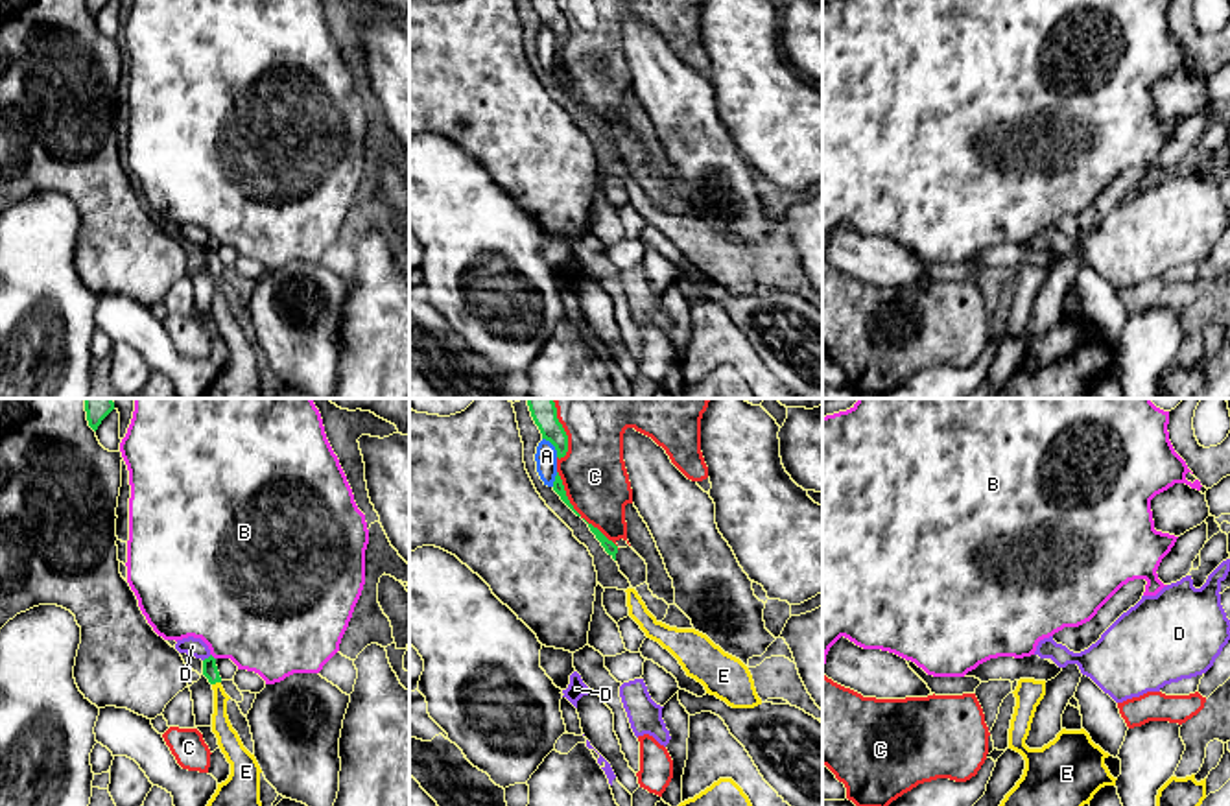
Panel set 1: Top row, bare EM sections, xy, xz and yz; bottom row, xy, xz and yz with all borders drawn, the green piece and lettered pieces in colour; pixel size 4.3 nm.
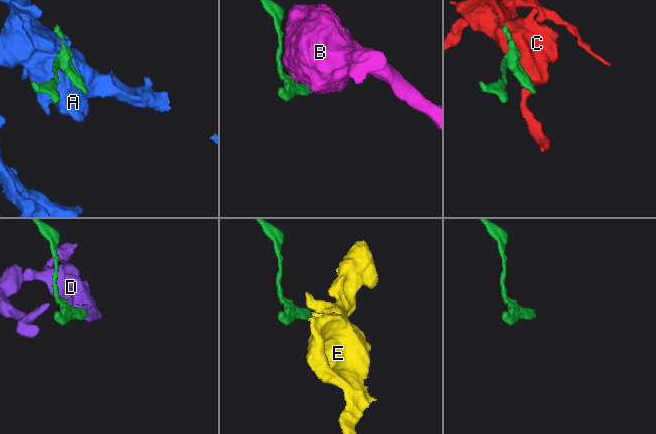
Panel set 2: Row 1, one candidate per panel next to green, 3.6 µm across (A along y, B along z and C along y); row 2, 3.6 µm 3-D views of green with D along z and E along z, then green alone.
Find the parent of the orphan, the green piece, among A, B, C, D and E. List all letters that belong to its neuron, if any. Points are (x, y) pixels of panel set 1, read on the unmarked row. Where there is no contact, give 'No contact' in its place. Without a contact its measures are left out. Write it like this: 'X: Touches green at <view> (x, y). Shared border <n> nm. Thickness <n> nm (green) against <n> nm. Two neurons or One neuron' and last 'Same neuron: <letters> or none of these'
A: Touches green at xz (554, 32). Shared border 110 nm. Thickness 100 nm (green) against 100 nm. Two neurons
B: Touches green at xy (212, 244). Shared border 40 nm. Thickness 70 nm (green) against 460 nm. Two neurons
C: Touches green at xz (576, 98). Shared border 440 nm. Thickness 50 nm (green) against 280 nm. Two neurons
D: Touches green at xy (209, 244). Shared border 50 nm. Thickness 70 nm (green) against 80 nm. Two neurons
E: Touches green at xy (216, 268). Shared border 40 nm. Thickness 70 nm (green) against 90 nm. One neuron
Same neuron: E

